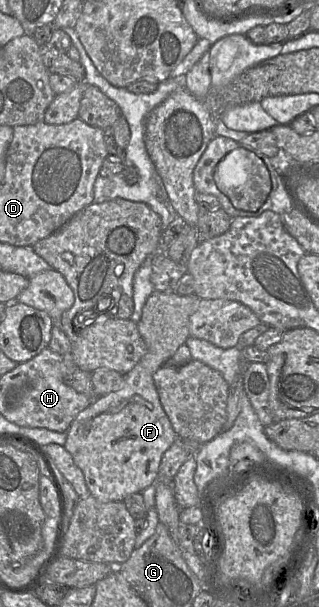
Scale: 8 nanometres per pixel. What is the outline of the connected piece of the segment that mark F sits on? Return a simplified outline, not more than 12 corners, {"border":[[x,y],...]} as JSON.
{"border":[[154,290],[146,353],[64,447],[97,501],[156,483],[177,435],[153,375],[185,344],[195,294]]}

